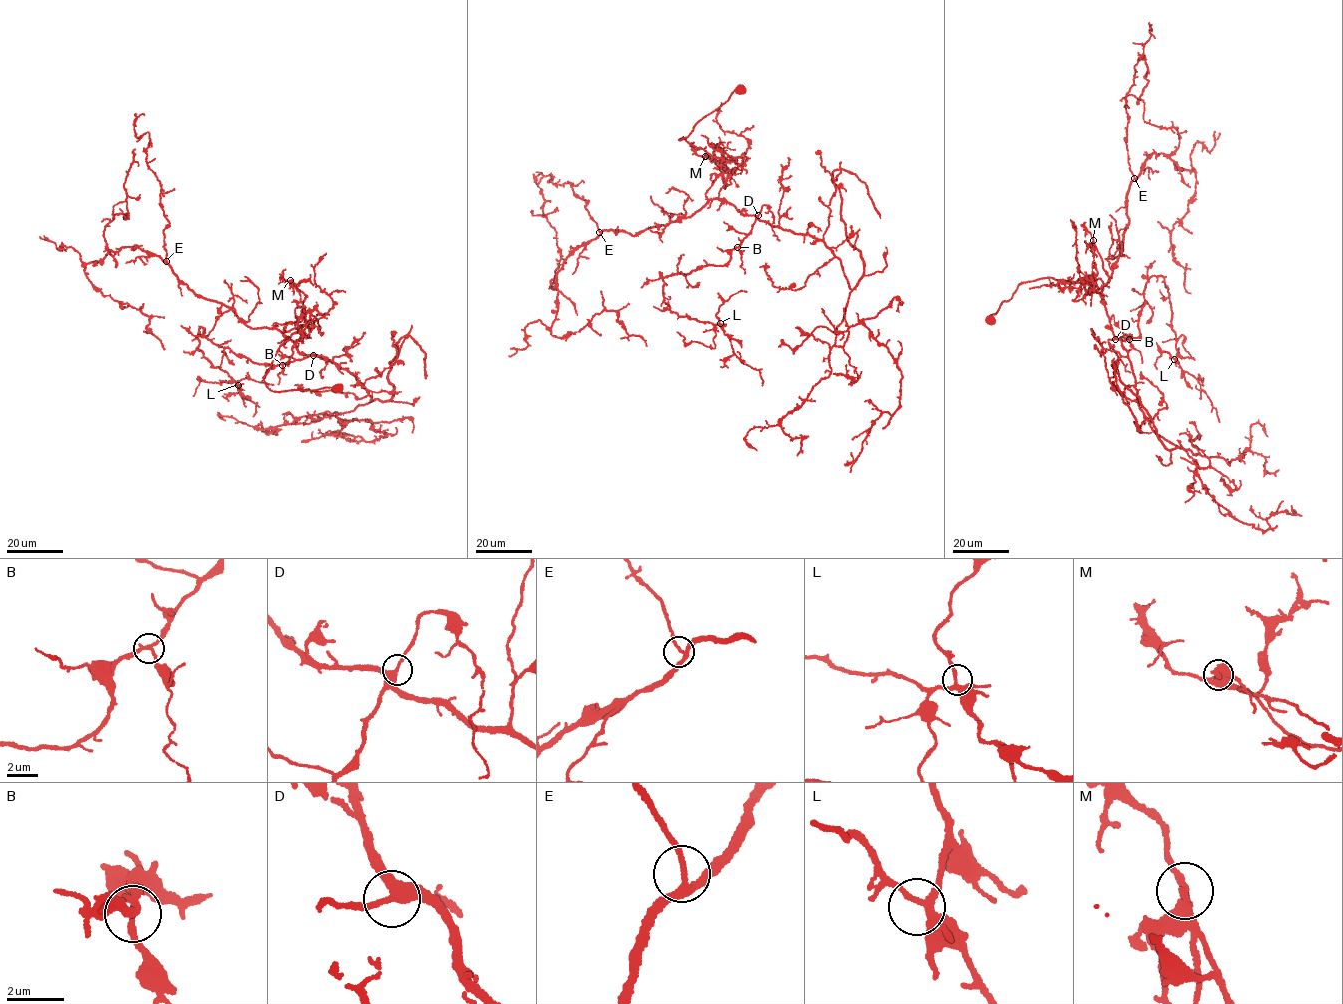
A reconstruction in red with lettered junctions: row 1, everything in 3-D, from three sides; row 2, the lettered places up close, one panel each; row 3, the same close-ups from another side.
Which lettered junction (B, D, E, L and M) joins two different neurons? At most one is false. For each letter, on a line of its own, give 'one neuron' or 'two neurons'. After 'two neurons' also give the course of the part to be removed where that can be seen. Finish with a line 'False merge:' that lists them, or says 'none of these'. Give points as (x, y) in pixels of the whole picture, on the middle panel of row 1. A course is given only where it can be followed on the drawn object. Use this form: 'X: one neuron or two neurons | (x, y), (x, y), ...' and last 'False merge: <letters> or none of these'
B: one neuron
D: one neuron
E: one neuron
L: one neuron
M: two neurons | (705, 156), (730, 171), (731, 184), (725, 188), (719, 159), (679, 140), (742, 89)
False merge: M

